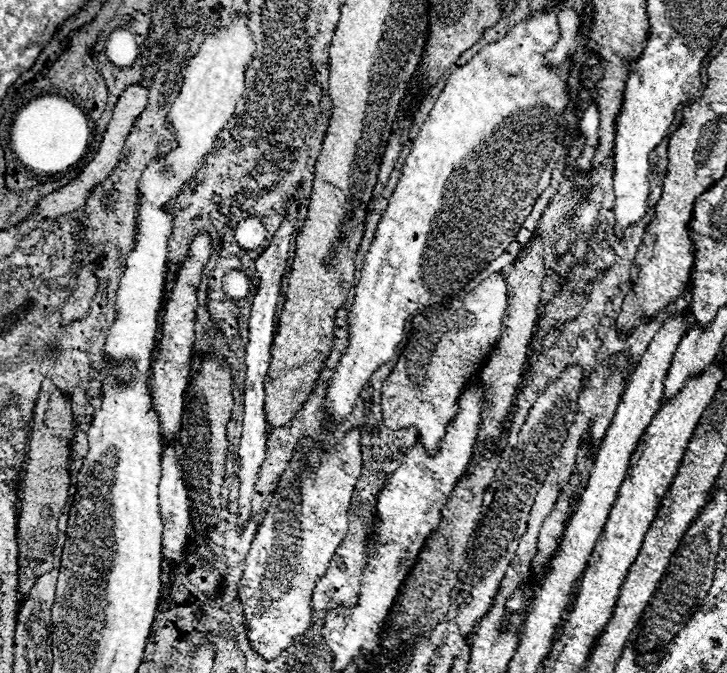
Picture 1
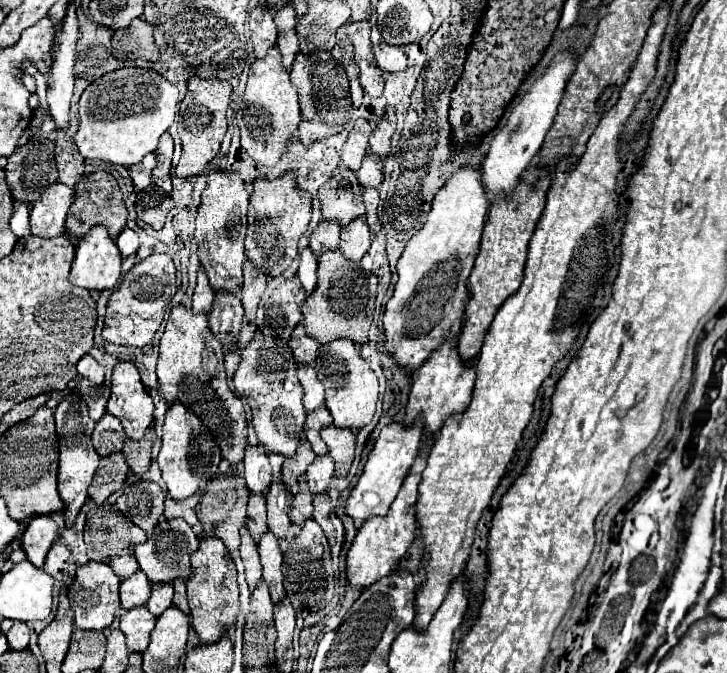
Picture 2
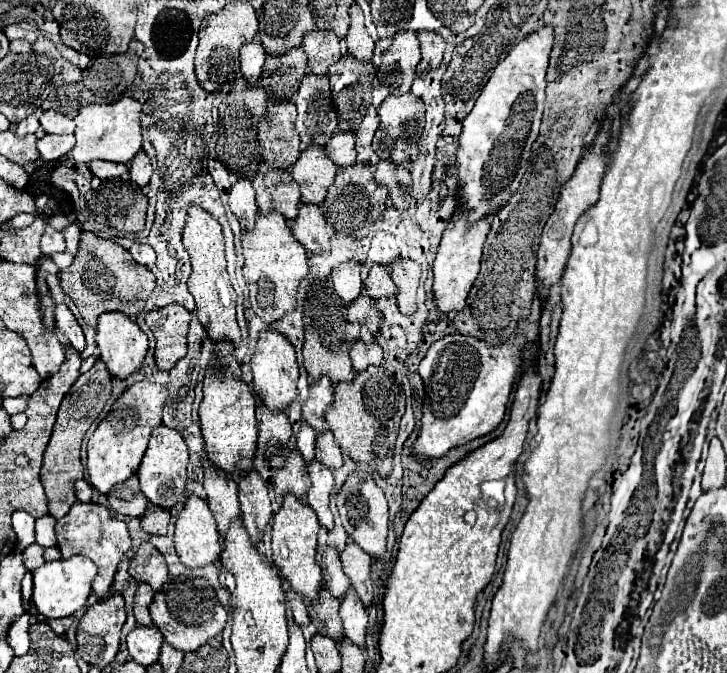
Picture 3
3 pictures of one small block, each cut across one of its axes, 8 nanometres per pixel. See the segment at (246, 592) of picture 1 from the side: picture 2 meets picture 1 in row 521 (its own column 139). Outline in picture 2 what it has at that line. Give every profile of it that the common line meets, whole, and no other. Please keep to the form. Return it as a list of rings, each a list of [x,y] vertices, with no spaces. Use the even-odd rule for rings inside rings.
[[[152,254],[132,266],[124,282],[108,300],[102,336],[104,340],[120,346],[148,346],[160,328],[166,308],[176,294],[176,270],[168,254]]]

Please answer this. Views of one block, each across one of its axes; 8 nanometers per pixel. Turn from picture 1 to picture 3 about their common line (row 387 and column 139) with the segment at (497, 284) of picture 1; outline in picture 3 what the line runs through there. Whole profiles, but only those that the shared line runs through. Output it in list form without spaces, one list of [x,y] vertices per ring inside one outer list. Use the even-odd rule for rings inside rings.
[[[148,380],[132,384],[112,406],[106,418],[98,424],[94,434],[88,440],[88,480],[94,490],[108,494],[110,488],[138,472],[142,456],[148,446],[152,428],[162,424],[162,410],[168,400],[168,390],[160,384]]]

